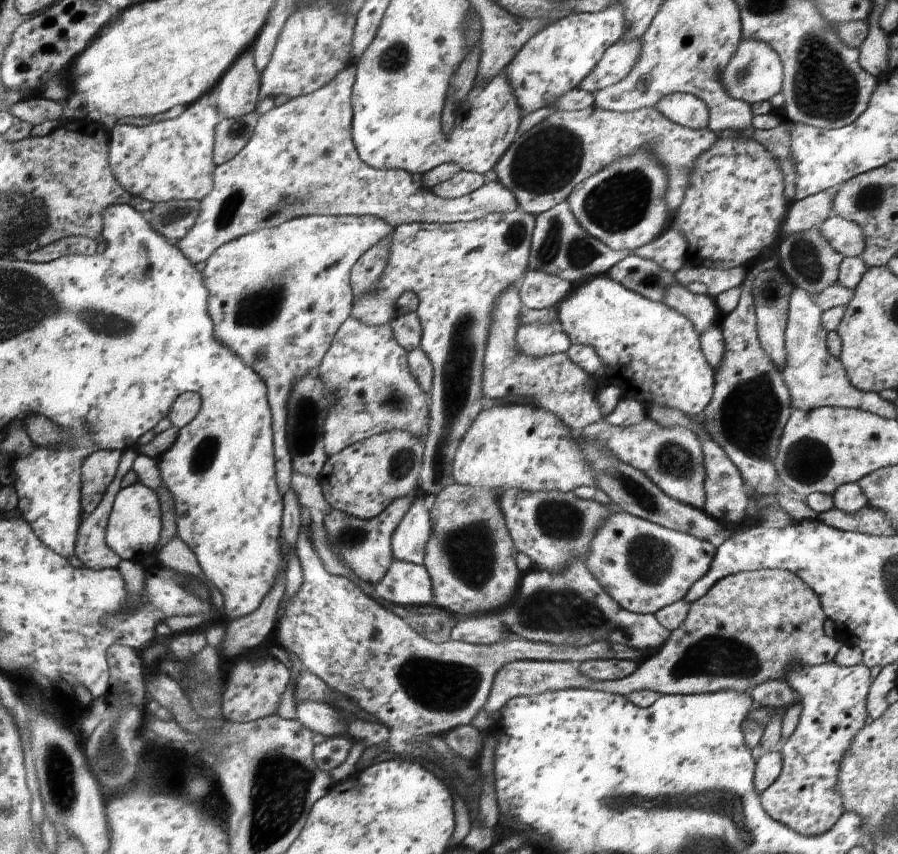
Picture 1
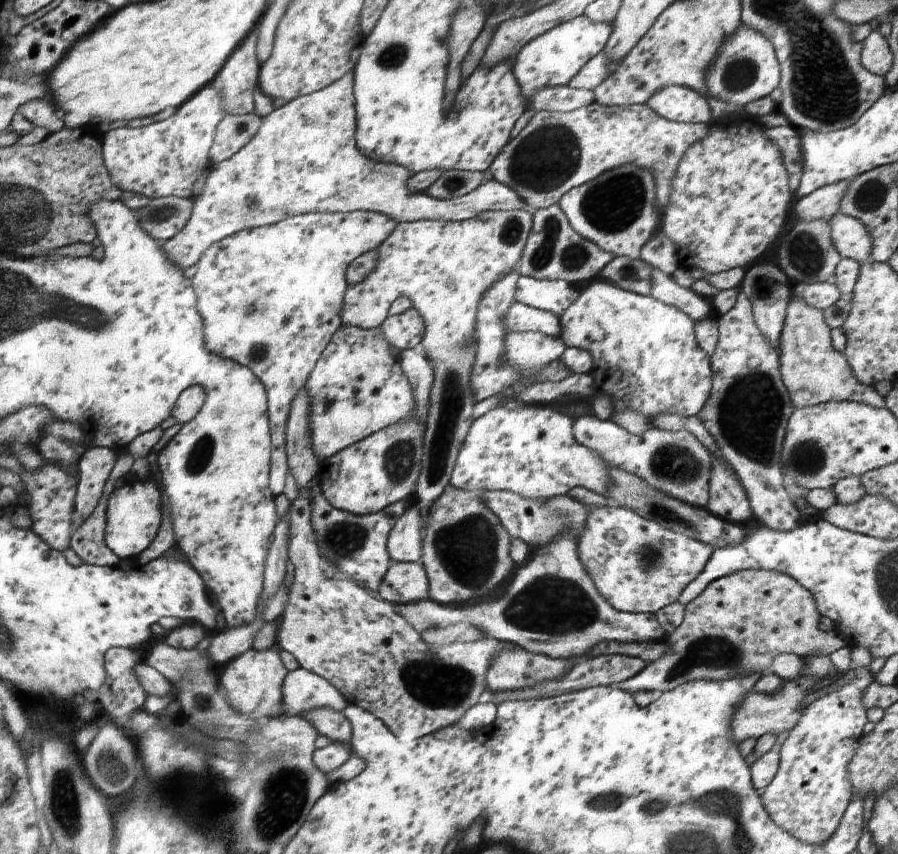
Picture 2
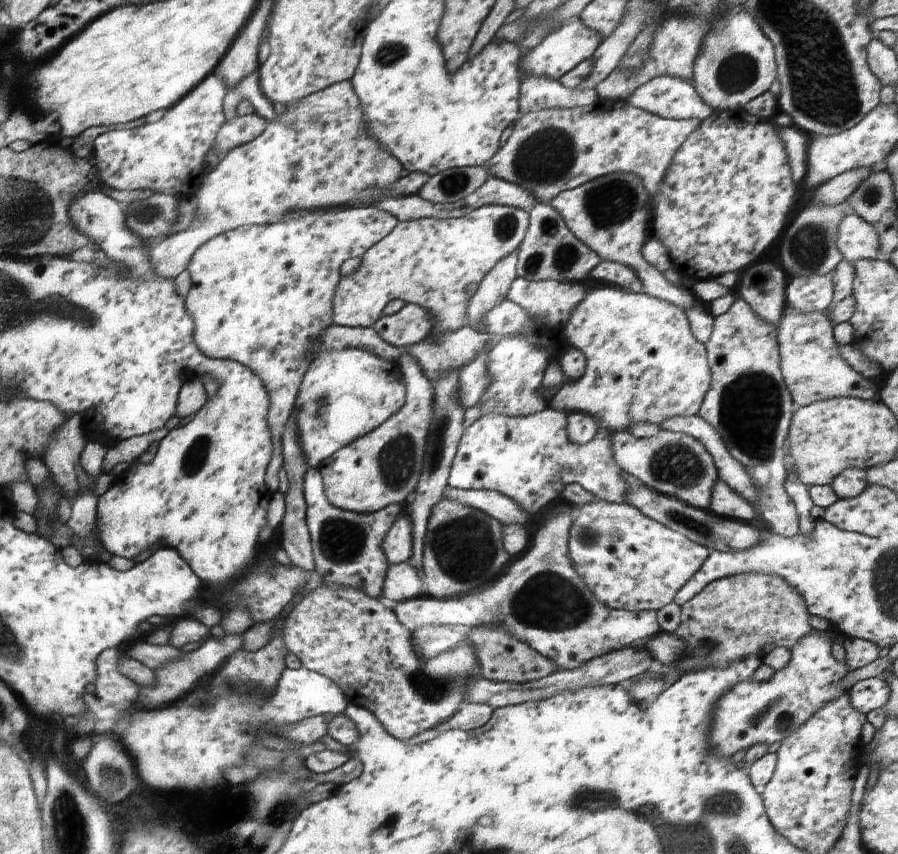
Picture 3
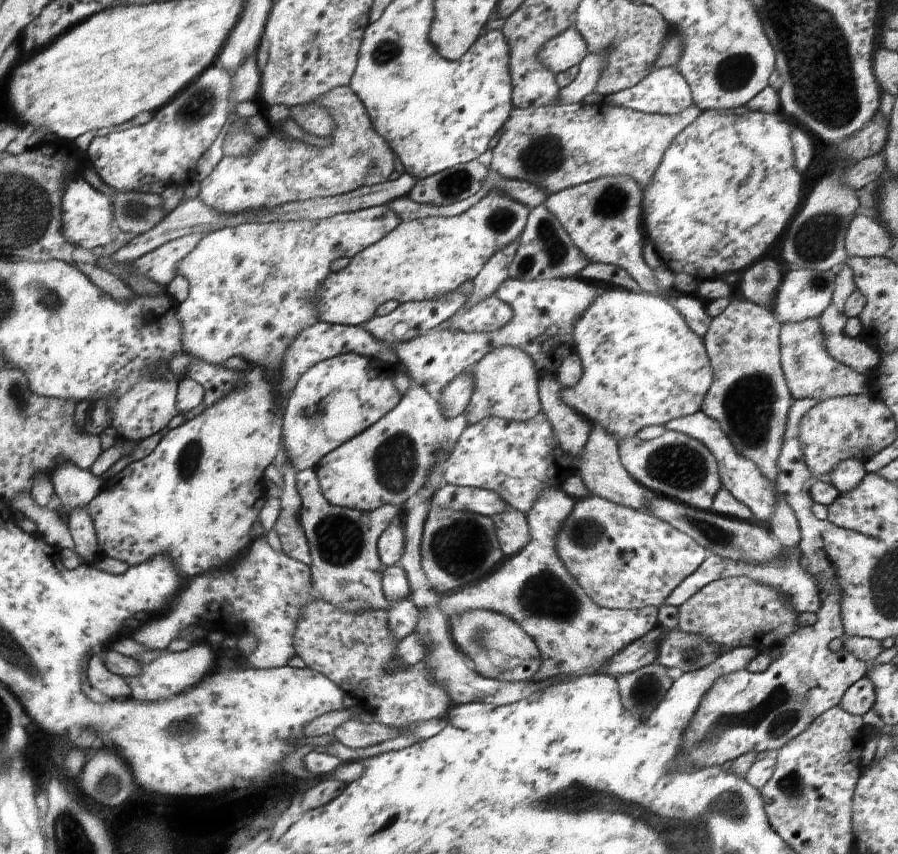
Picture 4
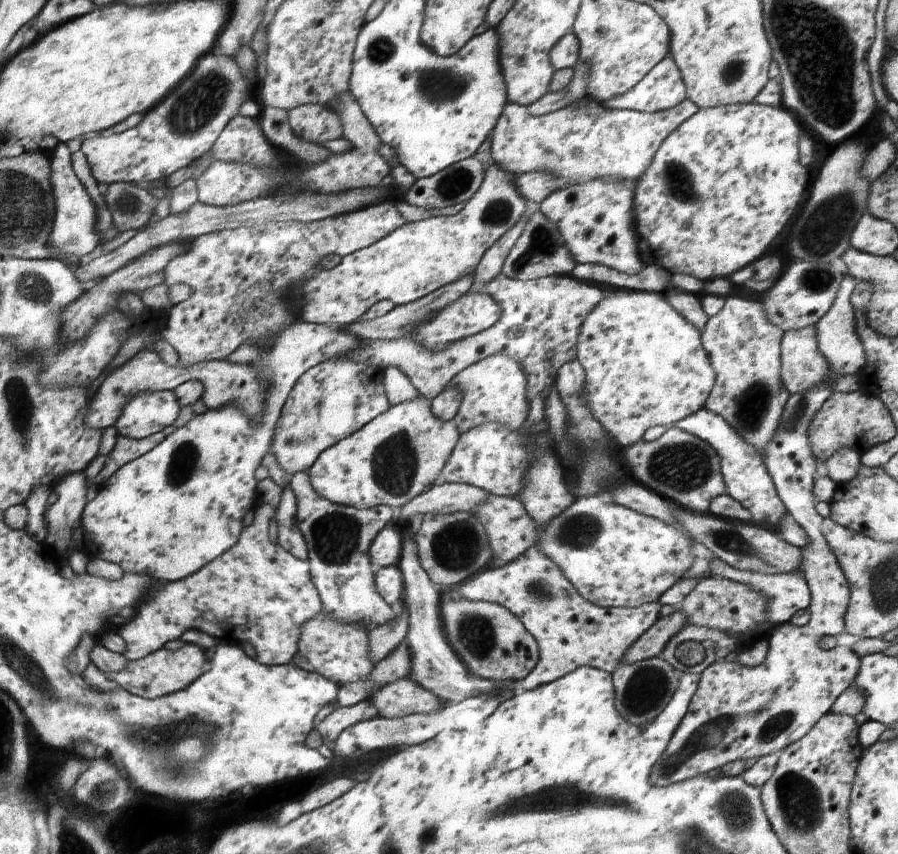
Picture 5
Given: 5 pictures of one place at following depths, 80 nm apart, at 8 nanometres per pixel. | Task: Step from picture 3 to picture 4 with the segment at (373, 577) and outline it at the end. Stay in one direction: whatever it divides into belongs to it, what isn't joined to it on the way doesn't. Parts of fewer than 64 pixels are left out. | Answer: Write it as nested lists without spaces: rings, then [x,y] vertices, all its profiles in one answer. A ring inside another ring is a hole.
[[[314,469],[298,471],[296,476],[296,486],[301,498],[300,522],[306,533],[311,556],[309,567],[313,577],[313,587],[320,592],[324,601],[332,603],[332,606],[343,611],[369,609],[370,611],[387,612],[391,604],[385,597],[384,584],[381,582],[381,578],[384,576],[384,567],[381,566],[377,555],[377,542],[382,532],[386,530],[396,513],[400,512],[402,508],[382,505],[372,512],[366,512],[336,506],[322,494]]]

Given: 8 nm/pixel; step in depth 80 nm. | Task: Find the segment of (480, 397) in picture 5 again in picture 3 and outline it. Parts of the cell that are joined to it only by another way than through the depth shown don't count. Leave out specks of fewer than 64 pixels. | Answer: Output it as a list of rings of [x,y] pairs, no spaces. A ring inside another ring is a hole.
[[[521,334],[502,337],[489,350],[488,372],[493,382],[477,402],[480,404],[481,416],[496,413],[523,417],[544,410],[548,402],[538,390],[544,385],[544,374],[548,366],[548,352],[535,347],[532,340],[526,339]]]

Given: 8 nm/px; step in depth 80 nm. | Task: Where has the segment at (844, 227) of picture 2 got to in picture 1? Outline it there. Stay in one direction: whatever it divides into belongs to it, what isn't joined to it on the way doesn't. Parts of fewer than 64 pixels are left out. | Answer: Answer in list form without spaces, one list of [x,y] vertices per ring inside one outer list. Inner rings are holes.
[[[832,215],[817,227],[825,241],[843,257],[860,257],[865,252],[865,234],[859,224]]]

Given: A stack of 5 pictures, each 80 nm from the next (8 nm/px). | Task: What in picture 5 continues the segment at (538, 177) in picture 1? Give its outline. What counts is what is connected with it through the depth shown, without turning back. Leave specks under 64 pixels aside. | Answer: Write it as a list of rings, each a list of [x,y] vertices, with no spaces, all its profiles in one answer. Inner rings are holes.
[[[689,99],[682,100],[678,106],[664,110],[664,112],[646,113],[631,109],[606,109],[600,116],[594,114],[578,114],[576,106],[568,106],[564,109],[550,112],[549,114],[533,114],[526,106],[517,103],[506,104],[498,124],[492,128],[489,152],[491,161],[500,168],[508,170],[515,175],[530,174],[530,172],[542,172],[552,174],[554,178],[562,178],[567,185],[578,184],[594,179],[623,179],[632,183],[642,180],[642,174],[650,166],[654,154],[658,152],[660,144],[688,118],[696,115],[700,108]]]

